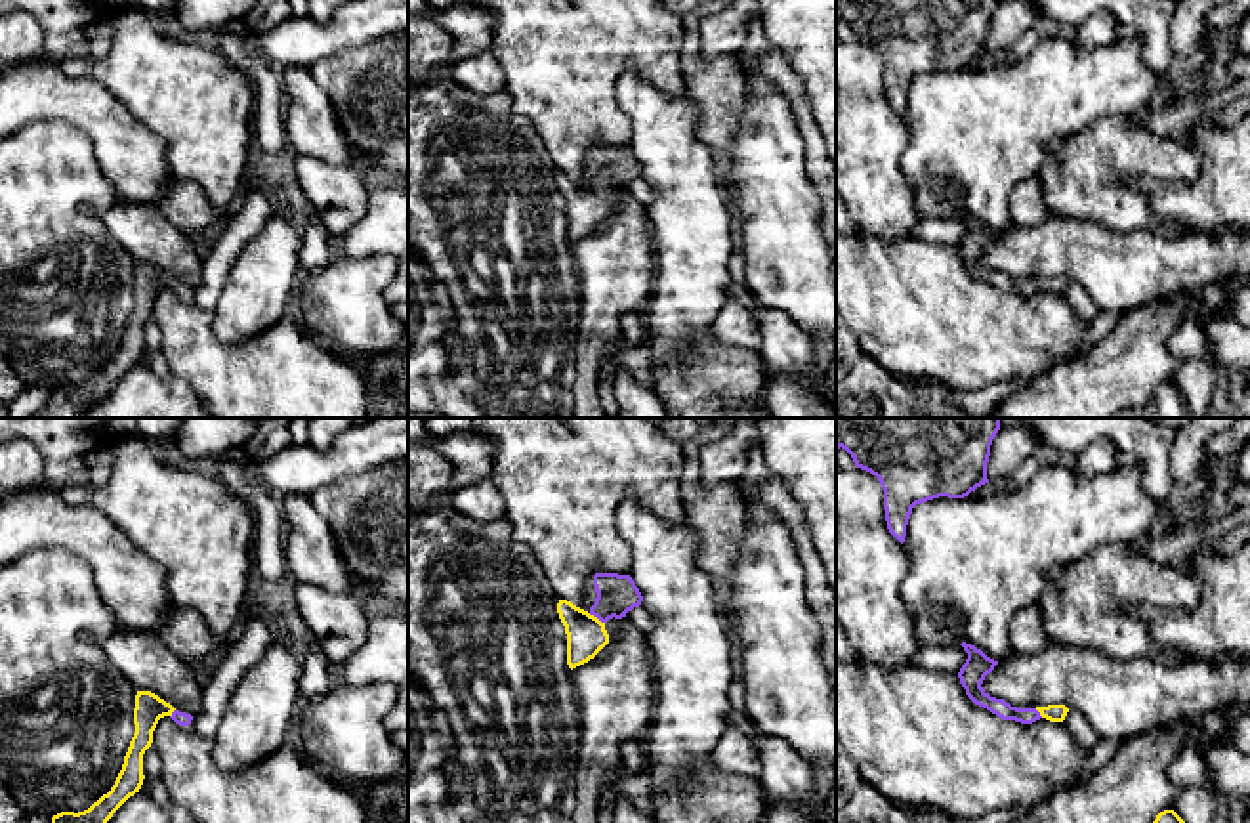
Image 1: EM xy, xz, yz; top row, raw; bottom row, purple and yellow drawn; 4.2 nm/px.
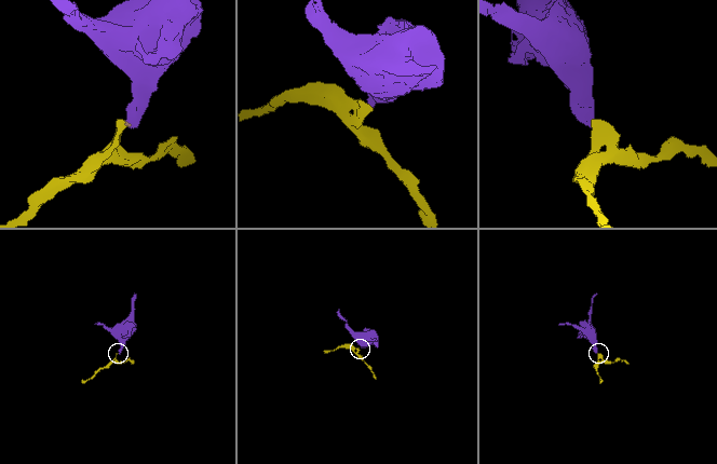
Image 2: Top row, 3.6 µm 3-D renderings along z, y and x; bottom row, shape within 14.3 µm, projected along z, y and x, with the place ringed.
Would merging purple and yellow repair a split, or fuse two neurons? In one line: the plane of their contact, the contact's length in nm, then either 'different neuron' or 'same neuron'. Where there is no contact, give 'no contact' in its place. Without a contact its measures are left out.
contact in xz; length 80 nm; same neuron

